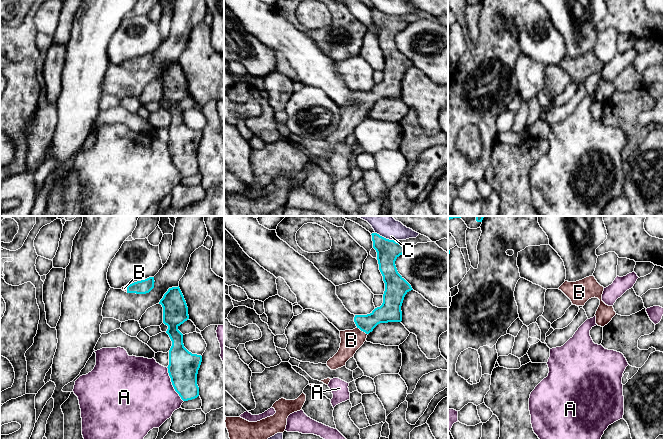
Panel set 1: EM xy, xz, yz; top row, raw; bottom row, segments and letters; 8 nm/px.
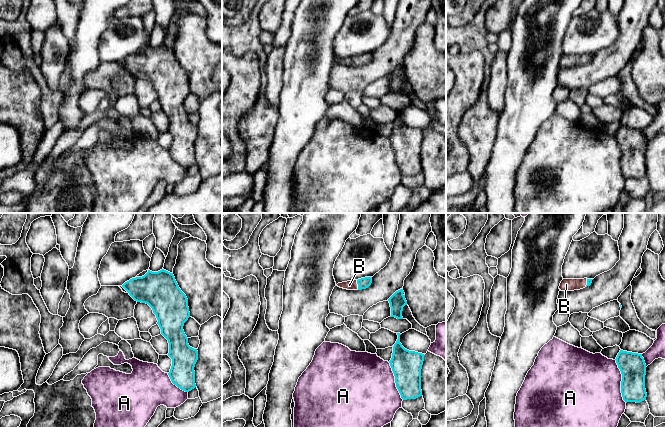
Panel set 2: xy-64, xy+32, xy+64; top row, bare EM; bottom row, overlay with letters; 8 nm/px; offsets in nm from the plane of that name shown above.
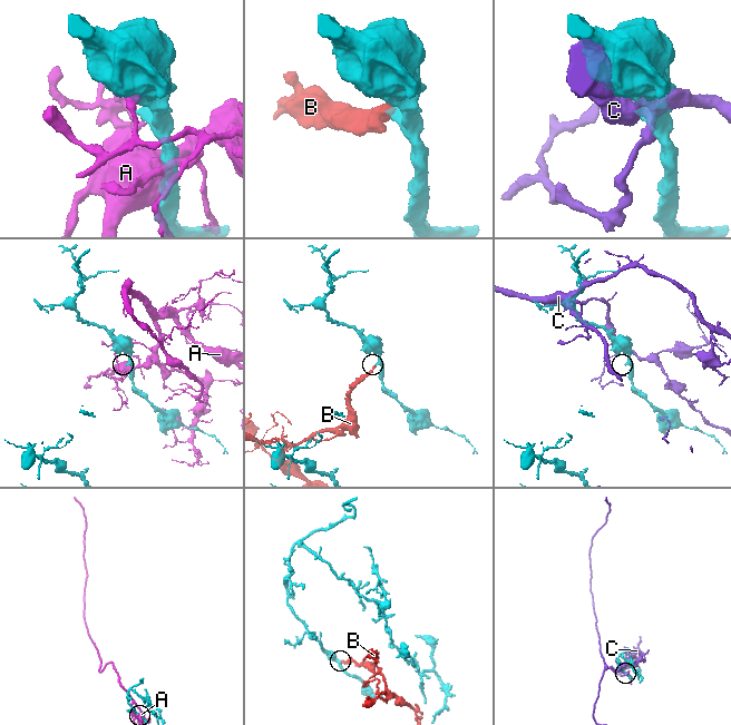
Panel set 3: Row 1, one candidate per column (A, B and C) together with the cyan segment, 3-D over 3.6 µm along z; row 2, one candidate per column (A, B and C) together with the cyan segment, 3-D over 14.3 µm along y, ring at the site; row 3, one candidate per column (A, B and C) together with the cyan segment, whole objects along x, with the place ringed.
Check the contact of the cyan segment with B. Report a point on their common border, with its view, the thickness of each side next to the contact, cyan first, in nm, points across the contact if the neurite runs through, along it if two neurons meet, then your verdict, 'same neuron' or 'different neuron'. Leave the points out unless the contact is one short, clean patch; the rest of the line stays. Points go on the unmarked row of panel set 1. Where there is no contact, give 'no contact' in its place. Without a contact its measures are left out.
meets cyan in xz at (362, 106); 160 nm thick on the cyan side, 180 nm on the other; runs through xz (387, 88), (378, 91), (362, 106), (351, 116); same neuron

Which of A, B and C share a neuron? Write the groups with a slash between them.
A / B / C

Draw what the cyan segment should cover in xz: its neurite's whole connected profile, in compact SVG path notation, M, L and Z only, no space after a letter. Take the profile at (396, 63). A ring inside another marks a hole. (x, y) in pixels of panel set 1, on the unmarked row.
M372 9L373 24L377 28L379 46L385 59L383 79L370 90L355 91L356 104L340 107L340 124L338 128L327 137L331 146L346 141L354 133L356 127L364 120L367 111L380 99L401 98L401 82L405 71L413 66L411 61L398 49L395 37L404 30L407 23L394 16L386 15L377 9Z

